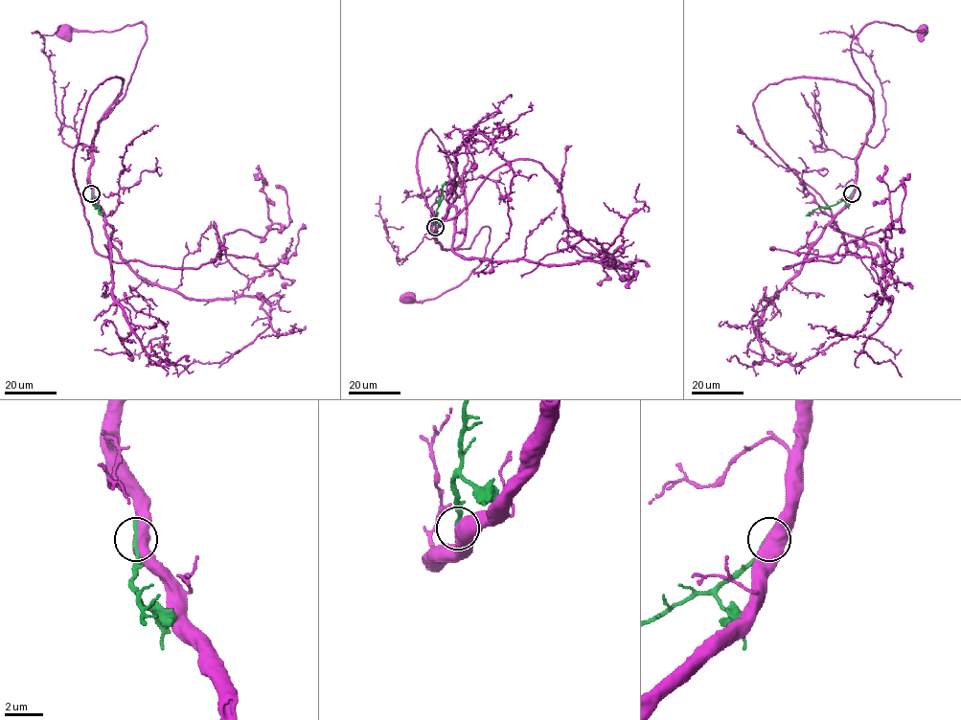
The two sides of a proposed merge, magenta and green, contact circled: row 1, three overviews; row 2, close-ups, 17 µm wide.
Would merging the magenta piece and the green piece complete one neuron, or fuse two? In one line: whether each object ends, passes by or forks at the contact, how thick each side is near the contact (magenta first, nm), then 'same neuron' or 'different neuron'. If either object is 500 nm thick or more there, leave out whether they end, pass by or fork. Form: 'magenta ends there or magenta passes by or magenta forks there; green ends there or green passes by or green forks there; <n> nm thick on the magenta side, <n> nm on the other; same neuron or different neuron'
600 nm thick on the magenta side, 240 nm on the other; different neuron

